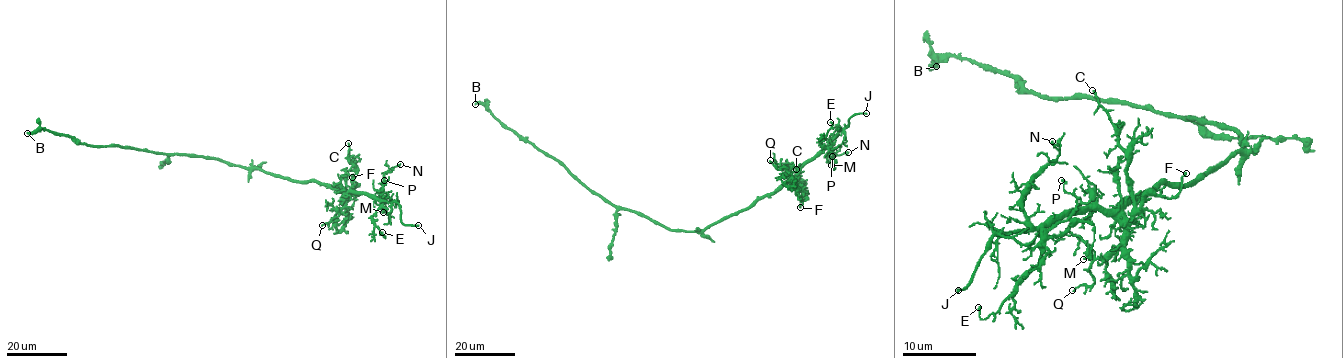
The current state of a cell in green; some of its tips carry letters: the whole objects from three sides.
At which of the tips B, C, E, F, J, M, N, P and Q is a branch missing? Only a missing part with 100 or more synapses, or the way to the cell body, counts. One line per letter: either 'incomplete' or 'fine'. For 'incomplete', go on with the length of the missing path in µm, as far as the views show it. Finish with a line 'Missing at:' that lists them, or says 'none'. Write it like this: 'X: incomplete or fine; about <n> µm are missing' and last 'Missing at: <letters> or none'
B: fine
C: fine
E: fine
F: fine
J: incomplete; about 20 µm are missing
M: fine
N: fine
P: fine
Q: fine
Missing at: J

